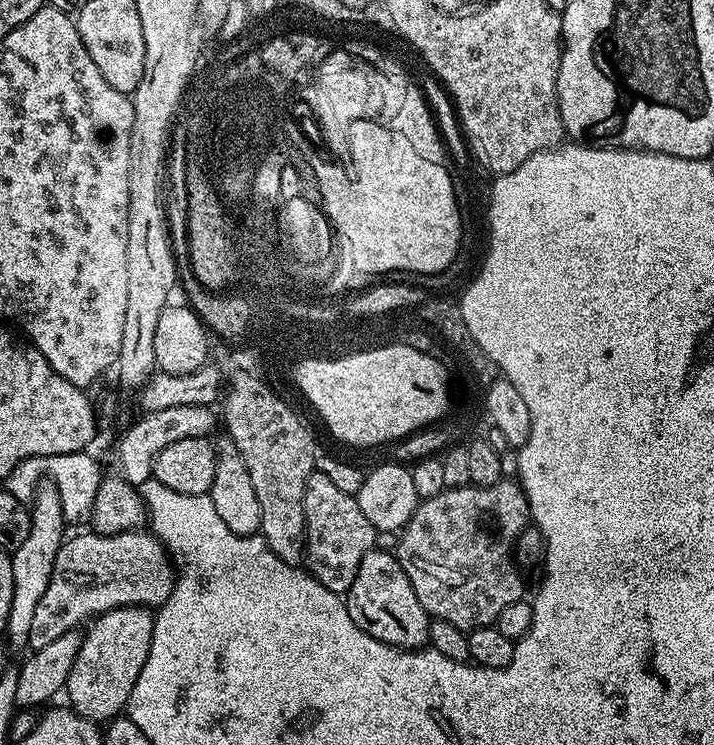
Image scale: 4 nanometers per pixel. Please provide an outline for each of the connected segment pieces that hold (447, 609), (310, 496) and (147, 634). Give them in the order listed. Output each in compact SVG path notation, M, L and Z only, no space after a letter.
M502 478L496 484L482 486L471 482L464 485L463 488L445 488L442 494L434 494L434 498L421 500L416 508L416 512L410 518L410 522L405 528L400 529L394 555L396 560L406 570L406 578L410 578L410 586L414 586L414 594L418 594L418 602L428 611L429 617L437 620L445 620L454 626L458 626L463 632L473 632L476 628L487 628L495 625L498 614L510 606L510 602L518 602L524 595L524 580L520 577L520 568L516 565L516 560L512 557L512 547L517 547L518 541L524 535L530 524L530 513L528 511L528 499L524 489L520 487L515 479L508 480Z
M312 471L310 478L306 478L306 494L304 495L304 513L306 514L306 530L304 539L306 541L306 568L312 577L326 590L347 594L354 582L354 574L358 574L358 566L362 566L362 558L370 549L377 547L378 533L376 527L362 514L355 495L338 490L326 474Z
M126 606L103 612L102 615L95 617L87 628L88 632L83 633L84 641L78 650L78 658L74 658L74 666L68 675L67 703L73 712L87 720L93 722L115 720L127 709L130 694L138 682L138 674L142 674L142 666L146 666L146 658L150 654L150 642L154 634L154 616L149 609Z

